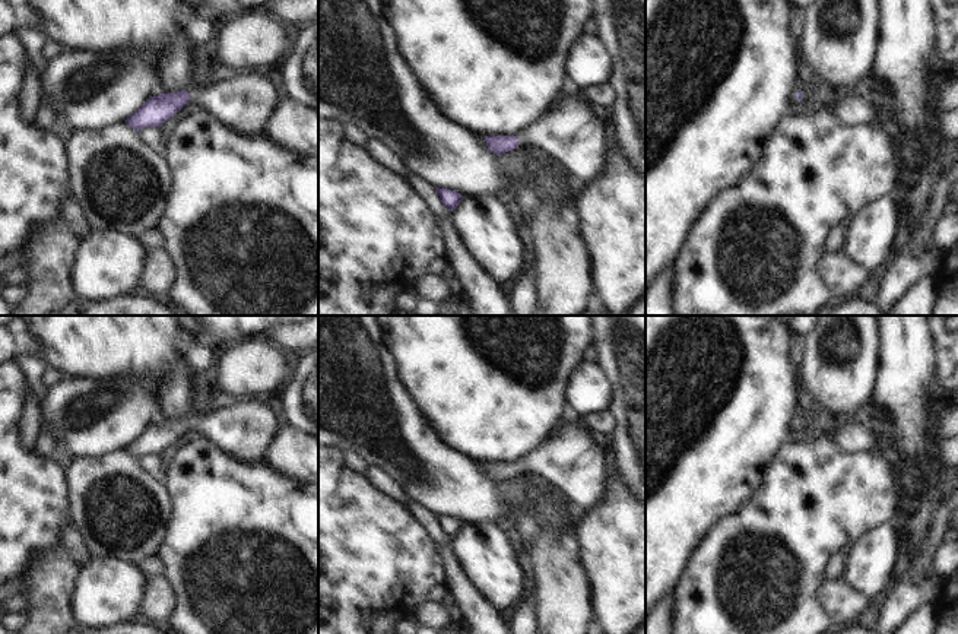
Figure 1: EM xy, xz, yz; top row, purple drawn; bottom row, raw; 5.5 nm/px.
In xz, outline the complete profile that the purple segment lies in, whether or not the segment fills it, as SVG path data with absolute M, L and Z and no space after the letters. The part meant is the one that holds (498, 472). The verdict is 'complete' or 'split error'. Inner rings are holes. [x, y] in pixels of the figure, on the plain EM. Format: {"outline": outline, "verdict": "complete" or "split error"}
{"outline": "M568 415L553 434L517 463L483 463L497 484L520 470L533 472L556 486L577 514L590 511L605 494L605 448L591 440L581 418Z", "verdict": "split error"}

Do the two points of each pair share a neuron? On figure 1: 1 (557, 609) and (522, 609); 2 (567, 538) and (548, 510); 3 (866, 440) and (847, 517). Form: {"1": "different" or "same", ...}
{"1": "different", "2": "same", "3": "different"}

